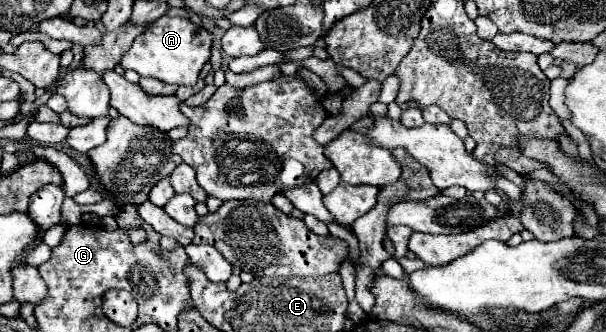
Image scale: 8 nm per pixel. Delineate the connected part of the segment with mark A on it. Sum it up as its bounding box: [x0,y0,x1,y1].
[120,16,212,86]

